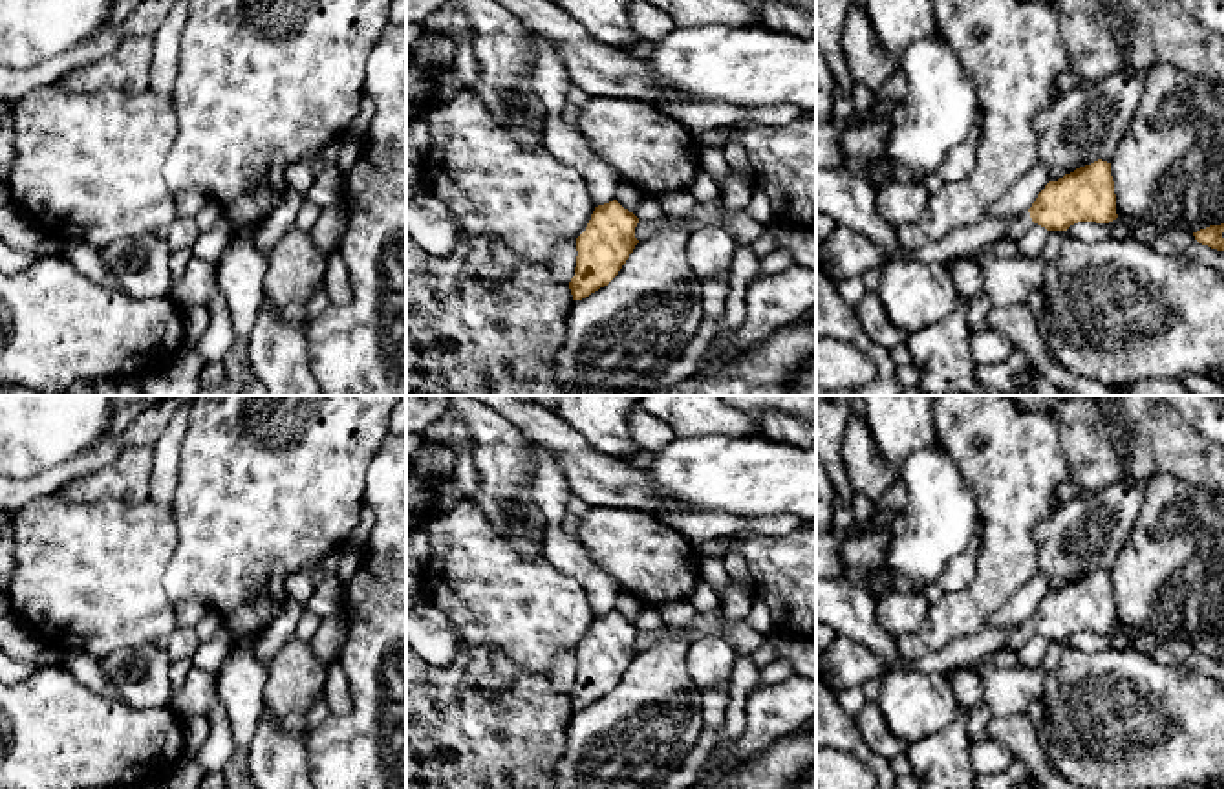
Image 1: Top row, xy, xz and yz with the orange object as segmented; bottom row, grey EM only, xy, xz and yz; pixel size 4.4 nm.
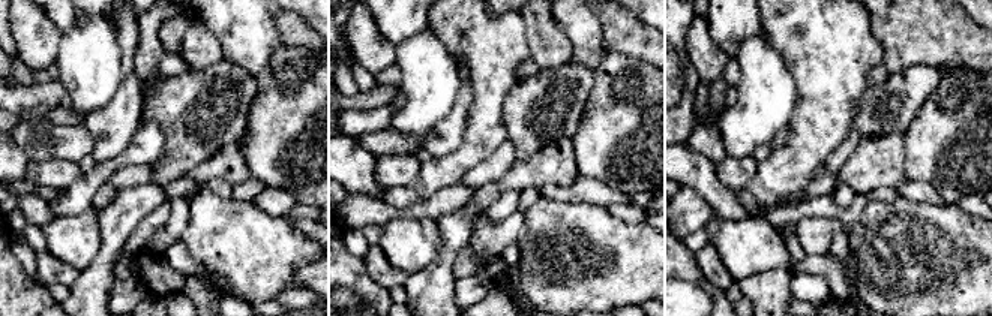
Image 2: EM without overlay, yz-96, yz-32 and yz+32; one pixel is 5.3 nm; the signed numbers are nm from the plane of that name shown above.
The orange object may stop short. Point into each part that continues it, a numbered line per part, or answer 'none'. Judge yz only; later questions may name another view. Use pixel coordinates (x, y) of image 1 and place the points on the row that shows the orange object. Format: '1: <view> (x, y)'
1: yz (1021, 224)

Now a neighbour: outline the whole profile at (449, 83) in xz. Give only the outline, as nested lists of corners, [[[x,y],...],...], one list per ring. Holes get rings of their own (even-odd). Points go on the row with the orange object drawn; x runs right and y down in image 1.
[[[452,68],[448,71],[437,73],[437,101],[432,104],[432,108],[450,103],[465,88],[467,86],[463,79]]]

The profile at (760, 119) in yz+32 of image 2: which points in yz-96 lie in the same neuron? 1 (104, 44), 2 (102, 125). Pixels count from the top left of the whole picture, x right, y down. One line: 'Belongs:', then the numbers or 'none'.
Belongs: 1

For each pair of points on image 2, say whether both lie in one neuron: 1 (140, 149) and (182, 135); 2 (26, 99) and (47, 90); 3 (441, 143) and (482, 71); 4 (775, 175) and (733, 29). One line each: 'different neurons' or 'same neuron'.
1: different neurons
2: same neuron
3: different neurons
4: different neurons

